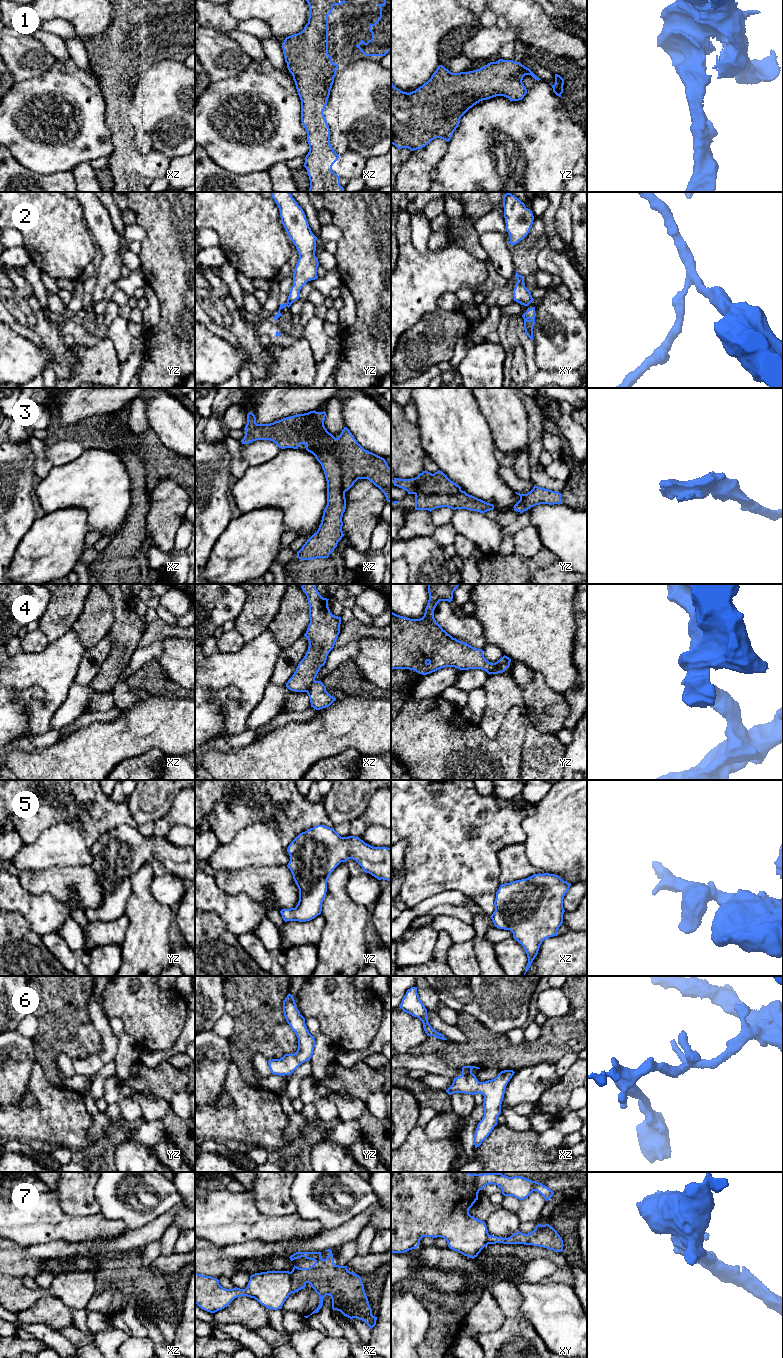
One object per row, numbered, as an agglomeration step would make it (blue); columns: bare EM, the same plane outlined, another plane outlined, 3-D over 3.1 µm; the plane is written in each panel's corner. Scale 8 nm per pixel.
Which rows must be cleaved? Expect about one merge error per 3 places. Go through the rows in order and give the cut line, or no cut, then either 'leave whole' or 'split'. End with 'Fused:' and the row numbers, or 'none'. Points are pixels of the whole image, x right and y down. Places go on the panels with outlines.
1: cut none; leave whole
2: cut none; leave whole
3: cut xz (327, 432), (333, 441), (340, 469), (341, 487), (345, 491); split
4: cut xz (314, 680), (306, 691); split
5: cut none; leave whole
6: cut none; leave whole
7: cut xz (290, 1272), (291, 1292); split
Fused: 3, 4, 7

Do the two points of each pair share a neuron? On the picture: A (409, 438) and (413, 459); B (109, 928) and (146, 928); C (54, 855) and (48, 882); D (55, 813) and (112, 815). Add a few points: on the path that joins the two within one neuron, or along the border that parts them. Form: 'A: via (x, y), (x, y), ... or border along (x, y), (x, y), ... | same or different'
A: via (409, 443), (409, 454) | same
B: border along (125, 913), (129, 926), (120, 944) | different
C: border along (75, 867), (50, 866), (40, 871), (28, 871) | different
D: via (69, 813), (98, 813) | same

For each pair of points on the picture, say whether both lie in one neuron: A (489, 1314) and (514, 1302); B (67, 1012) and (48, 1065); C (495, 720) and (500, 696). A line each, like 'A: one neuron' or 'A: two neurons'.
A: two neurons
B: one neuron
C: one neuron

